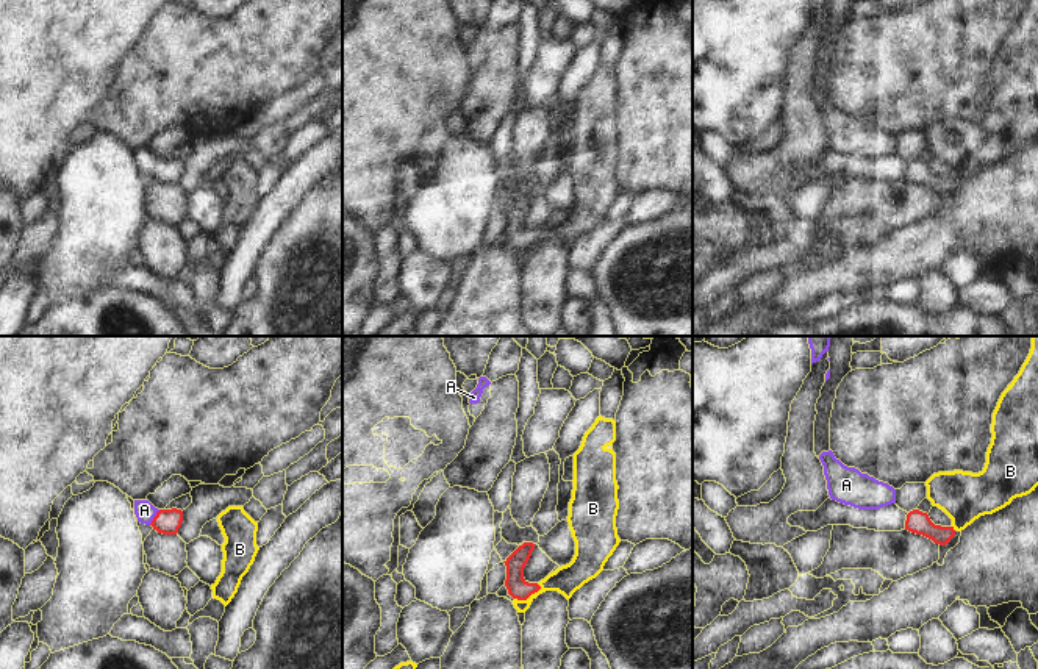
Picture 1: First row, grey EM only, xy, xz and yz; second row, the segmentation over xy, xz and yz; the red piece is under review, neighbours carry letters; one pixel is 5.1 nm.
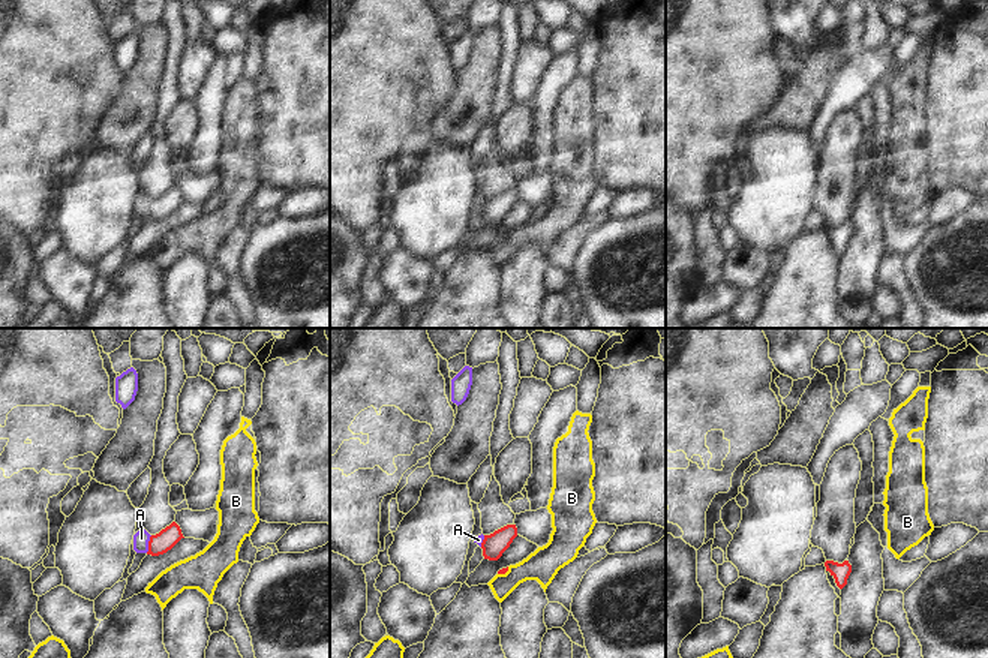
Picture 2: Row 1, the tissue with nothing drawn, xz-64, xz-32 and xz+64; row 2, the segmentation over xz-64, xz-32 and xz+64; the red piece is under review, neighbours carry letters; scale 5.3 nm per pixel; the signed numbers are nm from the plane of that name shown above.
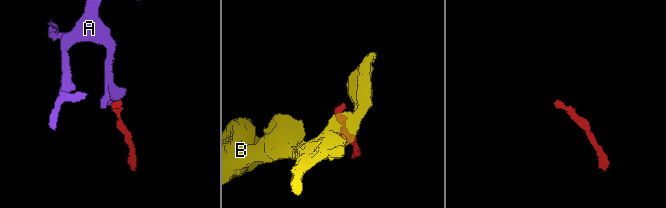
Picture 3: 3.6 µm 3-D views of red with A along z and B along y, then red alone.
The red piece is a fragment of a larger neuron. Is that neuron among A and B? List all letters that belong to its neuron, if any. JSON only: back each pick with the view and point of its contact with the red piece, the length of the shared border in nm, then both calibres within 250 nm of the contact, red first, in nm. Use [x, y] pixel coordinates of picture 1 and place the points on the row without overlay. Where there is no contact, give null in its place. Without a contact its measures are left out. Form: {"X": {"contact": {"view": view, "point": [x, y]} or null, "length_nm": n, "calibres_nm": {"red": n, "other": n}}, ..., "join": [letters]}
{"A": {"contact": {"view": "xy", "point": [153, 168]}, "length_nm": 100, "calibres_nm": {"red": 130, "other": 100}}, "join": ["A"]}

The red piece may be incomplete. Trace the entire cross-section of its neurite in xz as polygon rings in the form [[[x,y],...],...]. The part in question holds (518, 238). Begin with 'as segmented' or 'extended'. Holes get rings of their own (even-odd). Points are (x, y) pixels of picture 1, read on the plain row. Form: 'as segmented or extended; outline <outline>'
as segmented; outline [[[524,192],[503,211],[506,216],[505,236],[513,249],[527,250],[541,239],[538,233],[528,233],[524,228],[524,217],[528,213],[533,199],[533,192]]]

